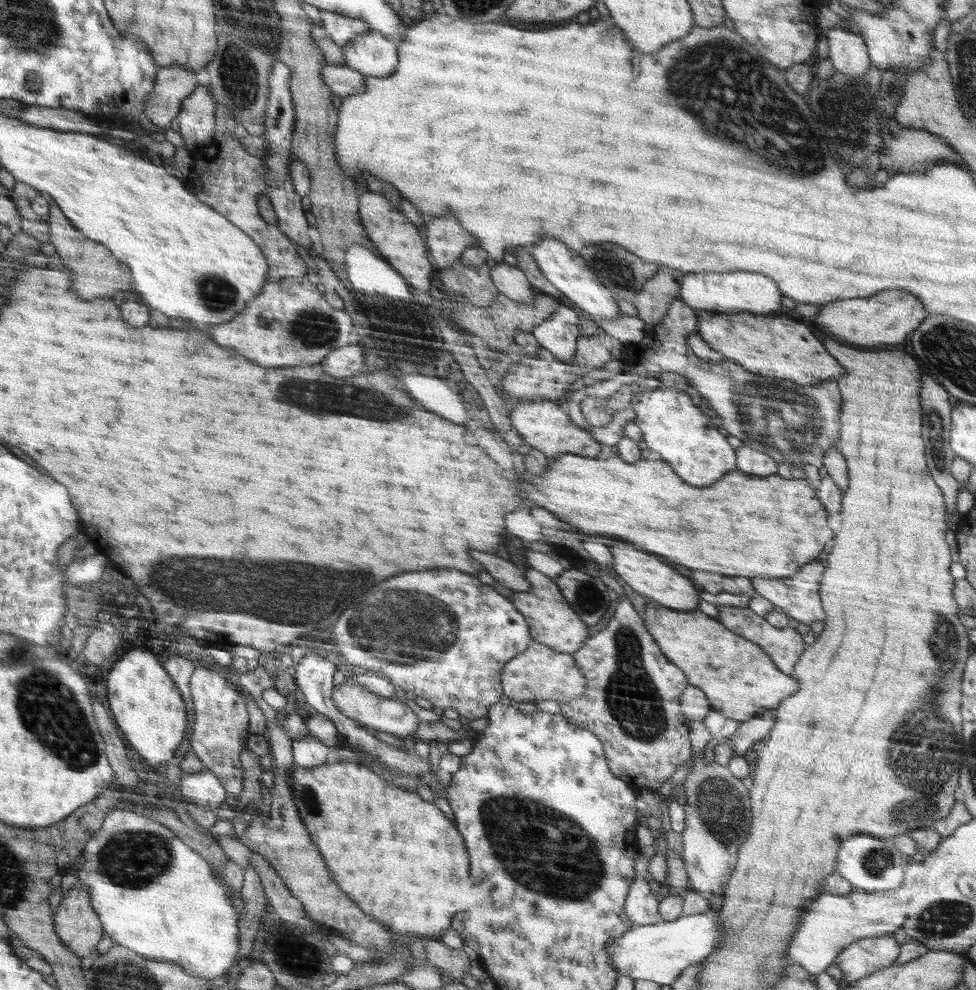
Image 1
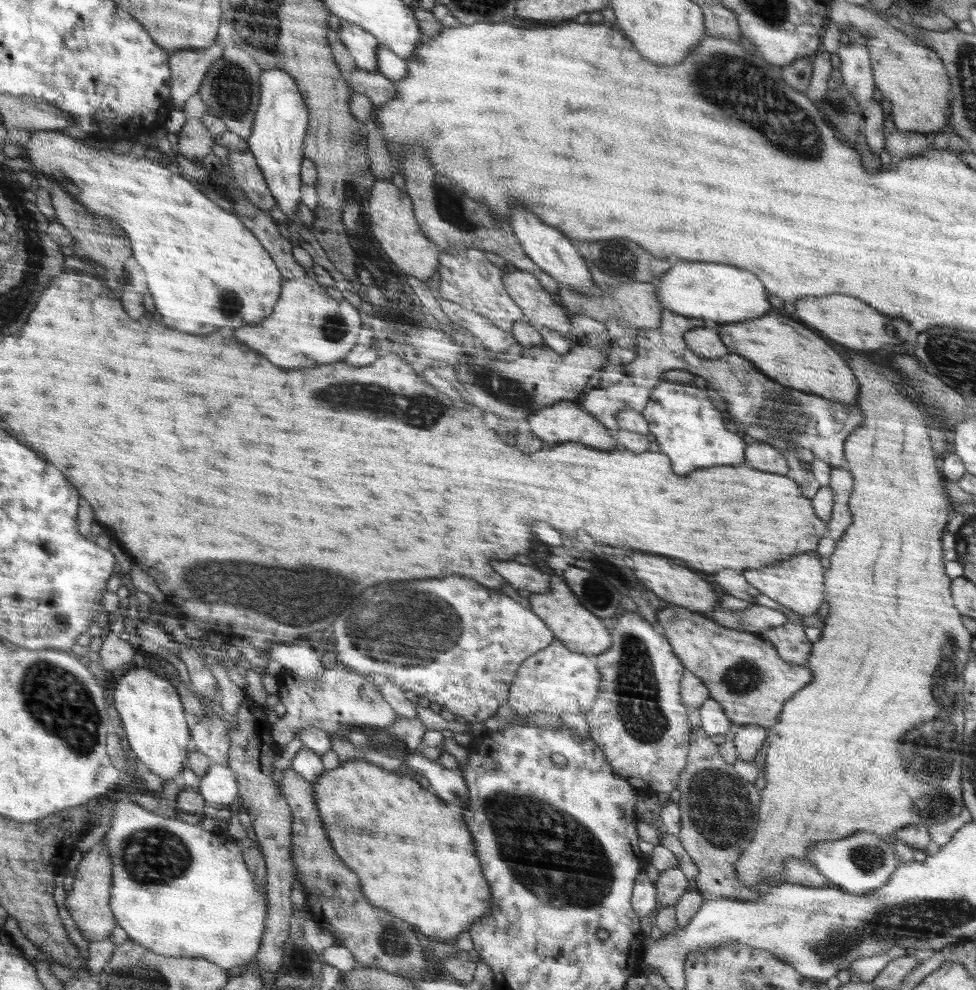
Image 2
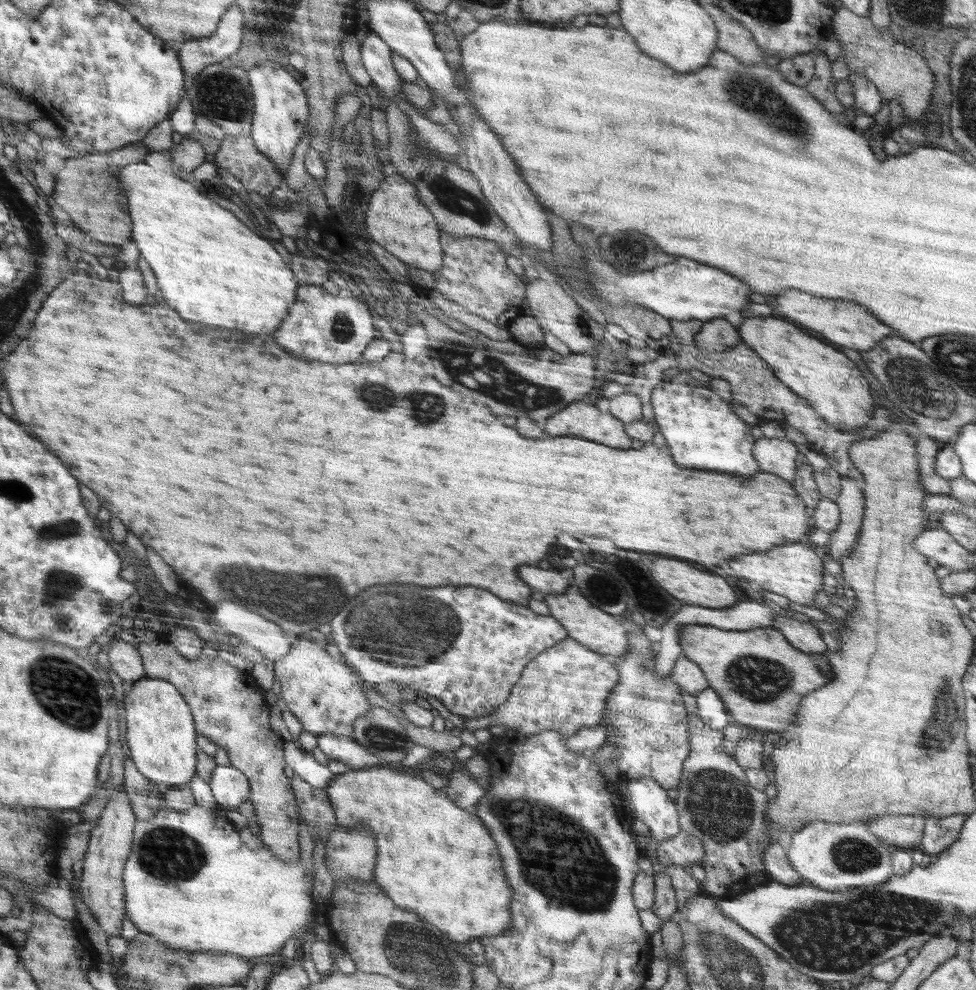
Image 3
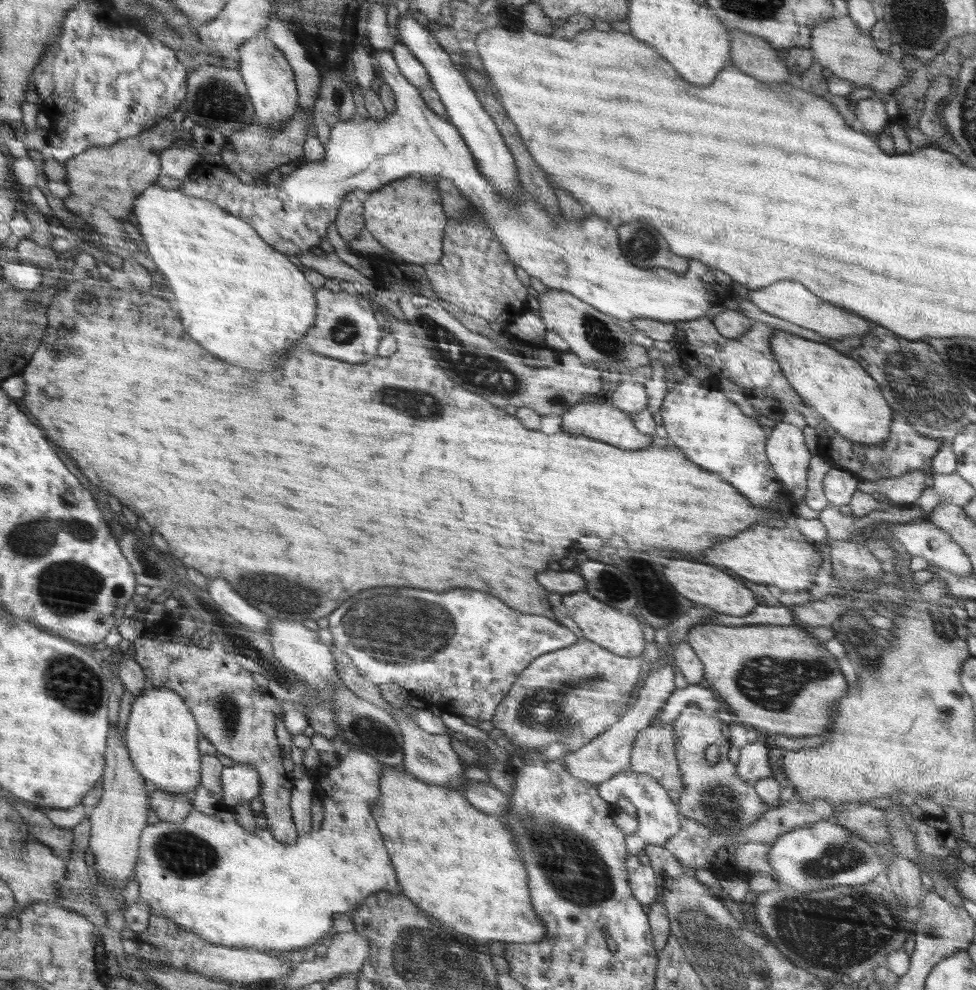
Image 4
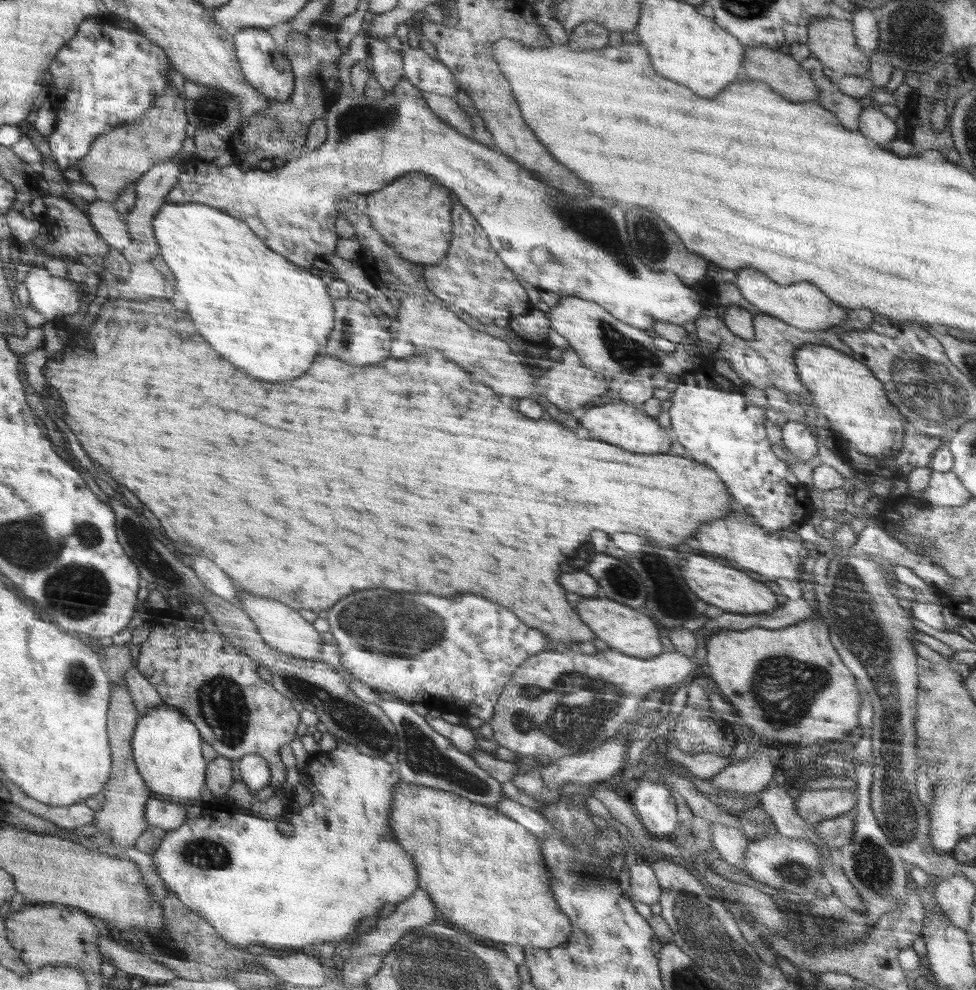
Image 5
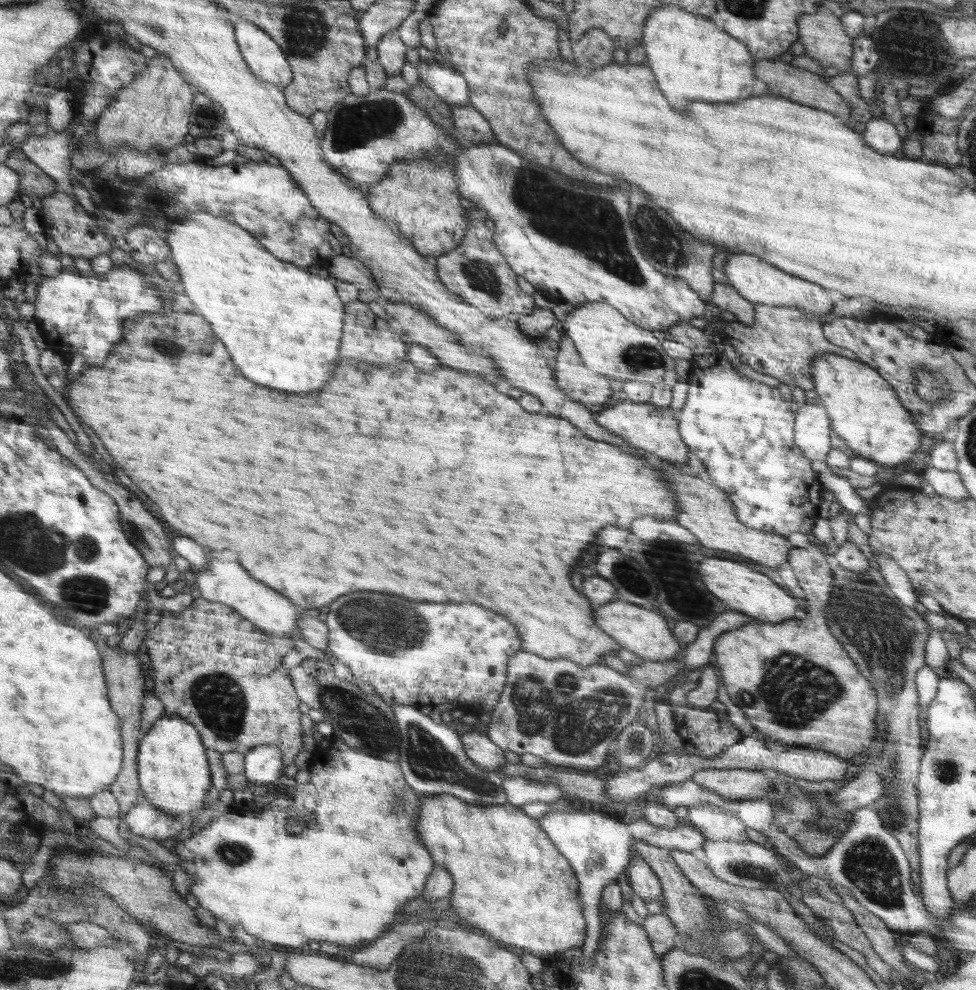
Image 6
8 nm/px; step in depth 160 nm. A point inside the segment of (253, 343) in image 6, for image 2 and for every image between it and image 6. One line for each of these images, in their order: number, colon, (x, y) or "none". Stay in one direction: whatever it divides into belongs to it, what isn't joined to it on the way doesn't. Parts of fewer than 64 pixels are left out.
2: (202, 264)
3: (212, 269)
4: (244, 301)
5: (263, 313)

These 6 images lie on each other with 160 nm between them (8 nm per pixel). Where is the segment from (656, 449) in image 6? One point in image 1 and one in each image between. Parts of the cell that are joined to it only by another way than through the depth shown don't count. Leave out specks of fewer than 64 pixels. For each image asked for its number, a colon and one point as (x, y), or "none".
1: (543, 425)
2: (566, 421)
3: (579, 419)
4: (599, 420)
5: (627, 426)

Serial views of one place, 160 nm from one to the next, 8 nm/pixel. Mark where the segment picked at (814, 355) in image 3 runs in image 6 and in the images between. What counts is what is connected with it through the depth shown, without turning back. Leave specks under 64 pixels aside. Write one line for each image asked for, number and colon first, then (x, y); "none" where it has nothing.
4: (831, 383)
5: (853, 400)
6: (864, 410)

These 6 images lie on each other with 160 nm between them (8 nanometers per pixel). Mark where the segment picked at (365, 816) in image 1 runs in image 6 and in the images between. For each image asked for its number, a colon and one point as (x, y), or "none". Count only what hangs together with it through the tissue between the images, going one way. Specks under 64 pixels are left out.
2: (428, 879)
3: (435, 859)
4: (455, 863)
5: (484, 872)
6: (510, 881)

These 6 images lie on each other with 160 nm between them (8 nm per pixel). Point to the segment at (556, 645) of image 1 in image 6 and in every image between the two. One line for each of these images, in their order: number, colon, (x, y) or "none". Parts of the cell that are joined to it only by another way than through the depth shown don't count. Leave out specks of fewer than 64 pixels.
2: (578, 629)
3: (594, 628)
4: (605, 625)
5: (621, 627)
6: (645, 633)

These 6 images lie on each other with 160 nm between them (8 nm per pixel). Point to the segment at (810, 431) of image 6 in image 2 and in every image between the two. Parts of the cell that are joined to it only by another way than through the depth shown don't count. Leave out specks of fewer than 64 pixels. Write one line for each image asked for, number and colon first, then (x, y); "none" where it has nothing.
2: (762, 456)
3: (779, 456)
4: (788, 455)
5: (797, 436)

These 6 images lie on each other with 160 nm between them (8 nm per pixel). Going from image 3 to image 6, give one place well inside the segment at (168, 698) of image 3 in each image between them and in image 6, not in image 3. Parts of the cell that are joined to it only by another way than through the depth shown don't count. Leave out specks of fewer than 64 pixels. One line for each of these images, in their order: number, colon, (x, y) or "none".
4: (161, 736)
5: (166, 745)
6: (171, 760)

